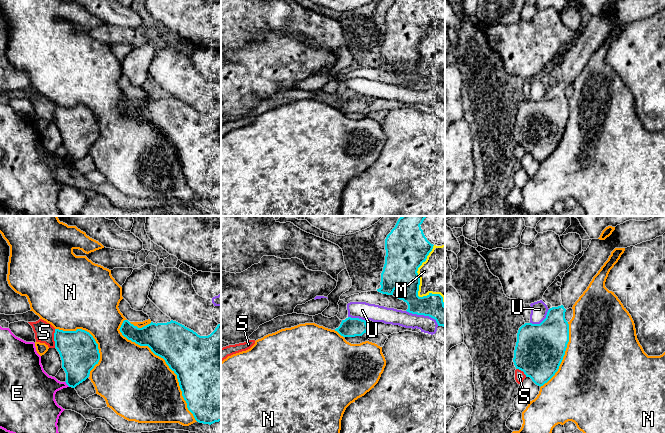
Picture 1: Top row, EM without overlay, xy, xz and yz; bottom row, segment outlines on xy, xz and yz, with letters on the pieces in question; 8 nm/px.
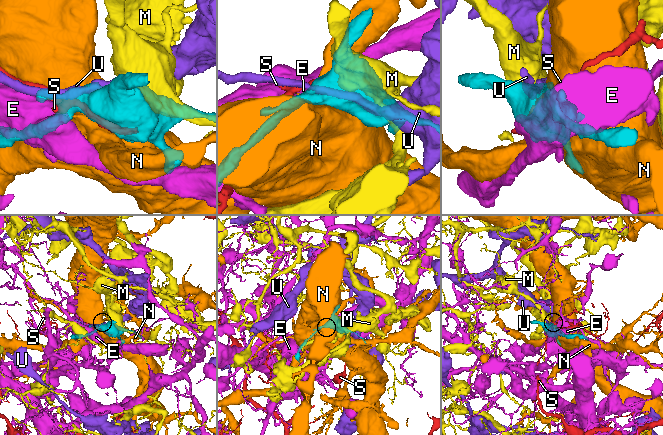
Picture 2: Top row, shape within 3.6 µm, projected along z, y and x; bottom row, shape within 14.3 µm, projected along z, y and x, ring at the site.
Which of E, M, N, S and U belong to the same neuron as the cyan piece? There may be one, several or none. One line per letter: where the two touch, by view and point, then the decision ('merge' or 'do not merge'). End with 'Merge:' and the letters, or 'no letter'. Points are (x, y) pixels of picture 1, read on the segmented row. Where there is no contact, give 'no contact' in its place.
E: xy (67, 384) | do not merge
M: xz (418, 287) | do not merge
N: xy (165, 361) | do not merge
S: xy (54, 338) | do not merge
U: xz (423, 314) | do not merge
Merge: no letter

